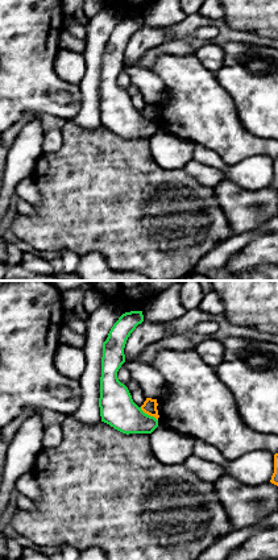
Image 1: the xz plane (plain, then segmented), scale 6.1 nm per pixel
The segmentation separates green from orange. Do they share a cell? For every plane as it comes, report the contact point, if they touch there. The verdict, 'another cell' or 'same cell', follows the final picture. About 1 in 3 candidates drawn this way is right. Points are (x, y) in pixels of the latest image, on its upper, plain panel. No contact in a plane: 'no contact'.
(149, 120)

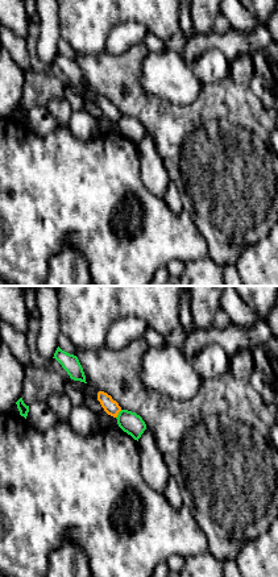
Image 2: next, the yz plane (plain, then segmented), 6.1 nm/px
(119, 119)

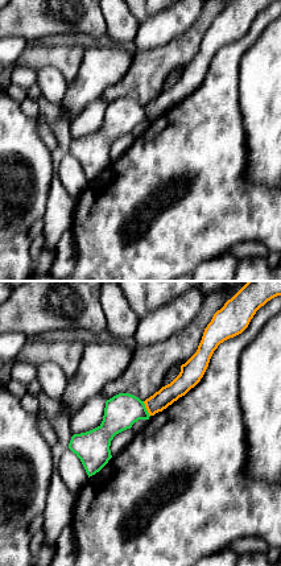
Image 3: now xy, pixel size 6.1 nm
(145, 114)

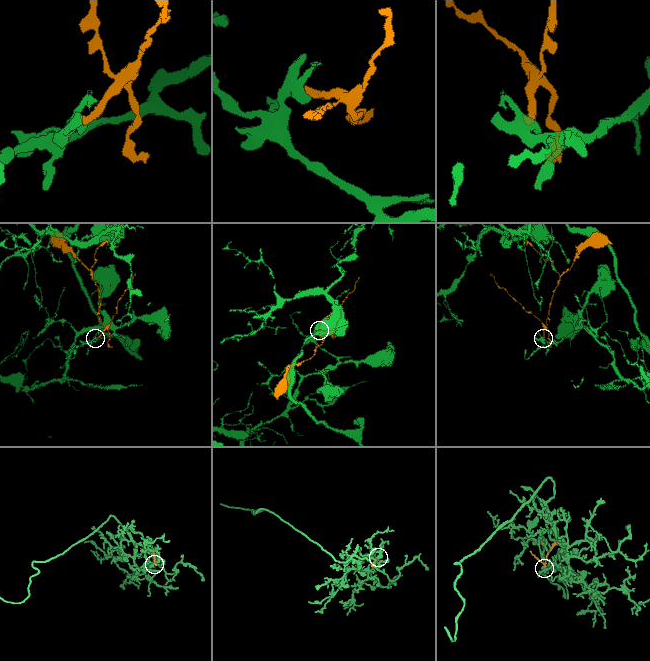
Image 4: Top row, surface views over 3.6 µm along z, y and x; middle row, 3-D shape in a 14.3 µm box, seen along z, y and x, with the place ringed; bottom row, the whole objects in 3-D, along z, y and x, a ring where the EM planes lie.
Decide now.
another cell

